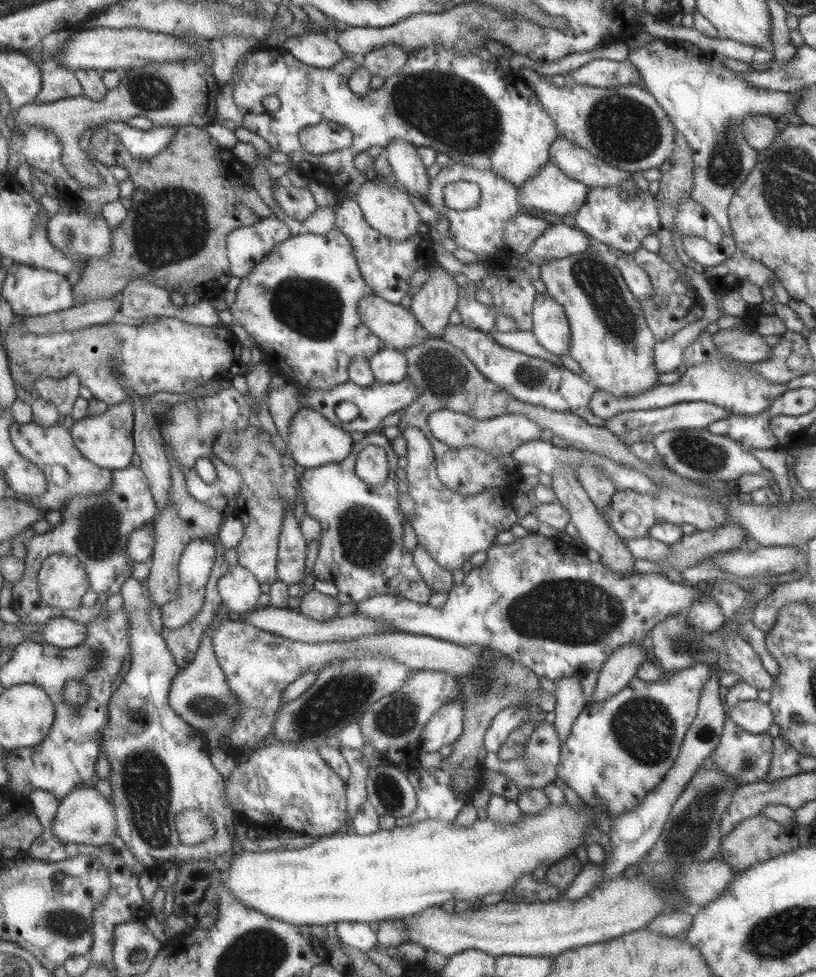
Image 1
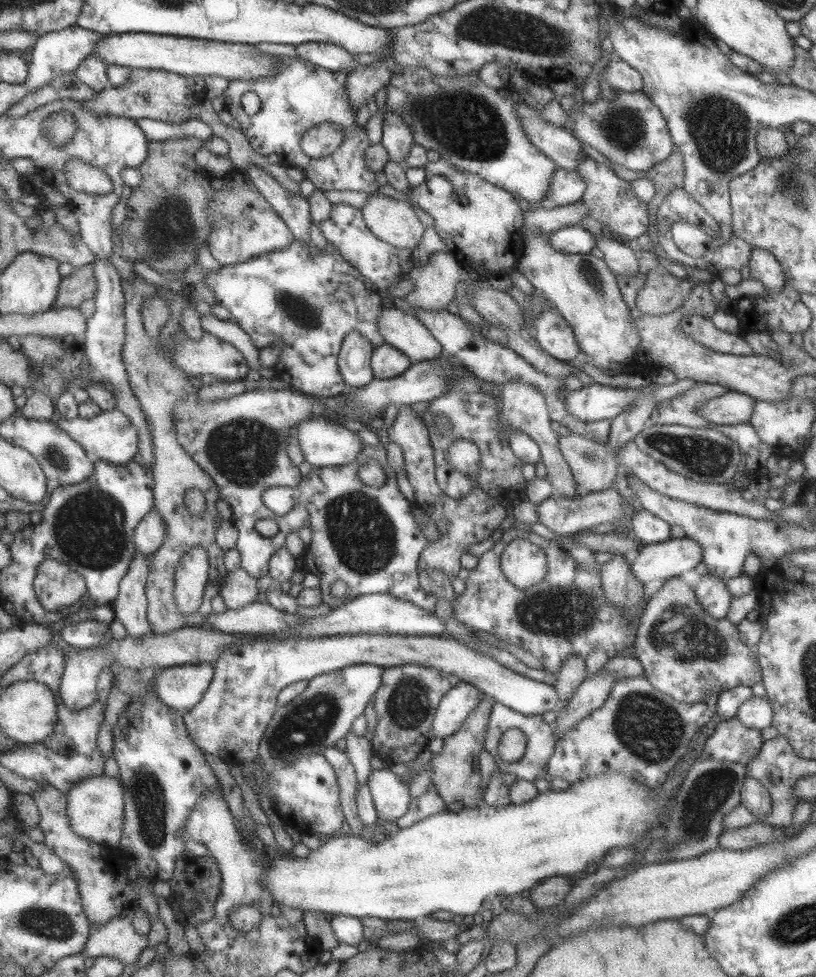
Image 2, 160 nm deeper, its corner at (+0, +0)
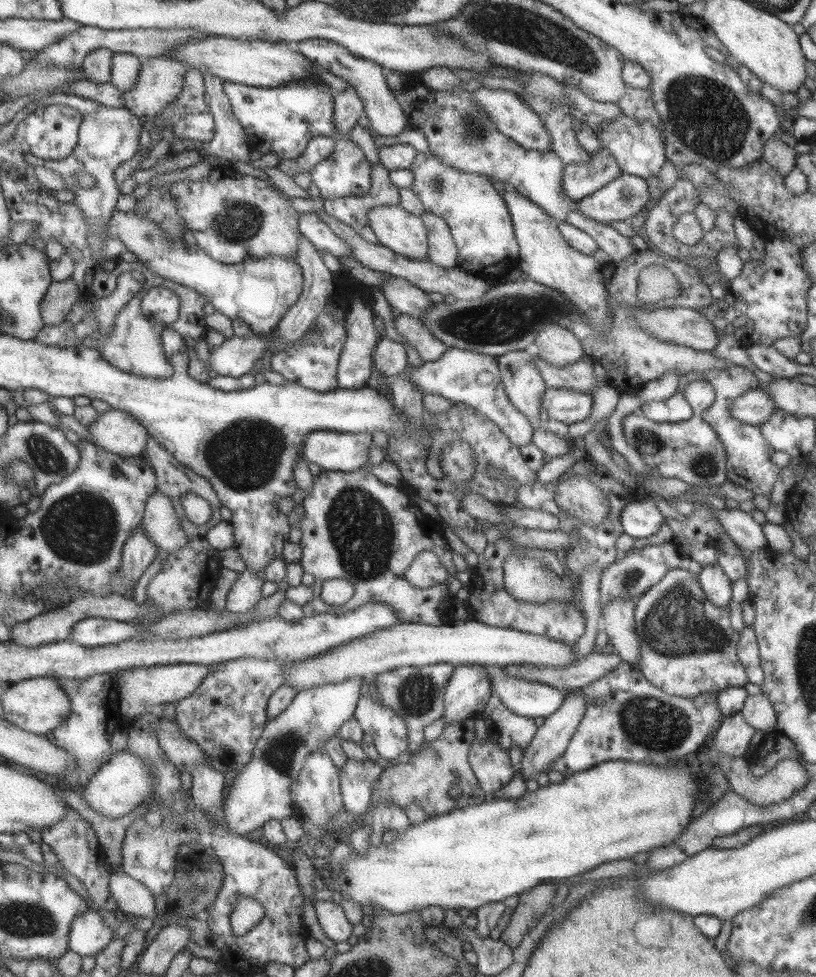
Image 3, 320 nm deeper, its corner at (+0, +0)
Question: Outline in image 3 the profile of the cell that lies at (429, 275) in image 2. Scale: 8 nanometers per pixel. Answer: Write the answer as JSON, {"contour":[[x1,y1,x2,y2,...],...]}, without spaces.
{"contour":[[424,212,418,217,426,228,427,259,441,269,456,267,458,254,446,222,433,213]]}

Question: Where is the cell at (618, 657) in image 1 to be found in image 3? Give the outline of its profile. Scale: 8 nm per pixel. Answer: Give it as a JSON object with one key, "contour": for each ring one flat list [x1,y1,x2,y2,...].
{"contour":[[580,689,569,691,567,697,563,699,563,704,555,709,553,714,546,716,543,723,537,728,533,739,529,746,522,752,521,764,519,764,519,772,523,781,536,778,541,772,545,773,545,769,559,758,570,742,573,732,577,729,578,722,583,716,586,700]]}

